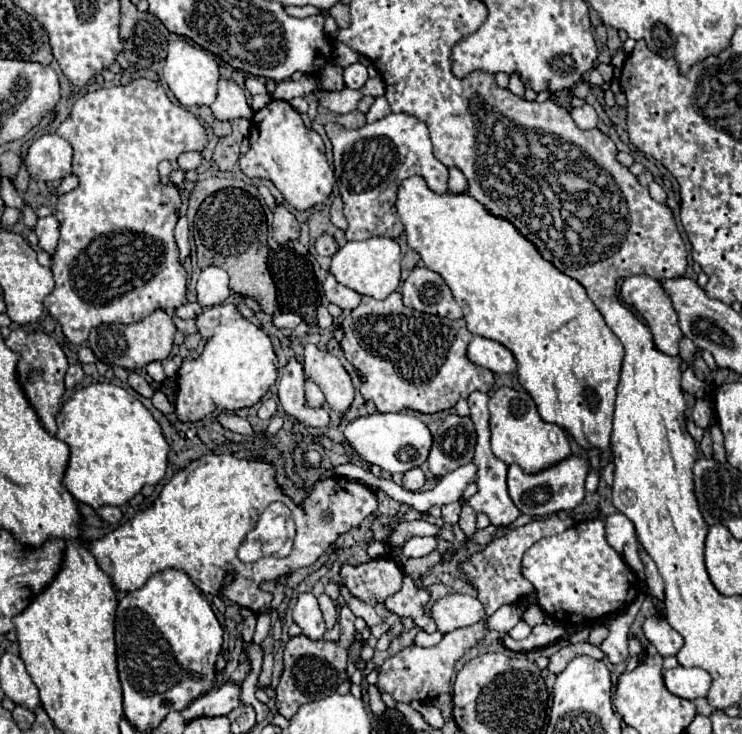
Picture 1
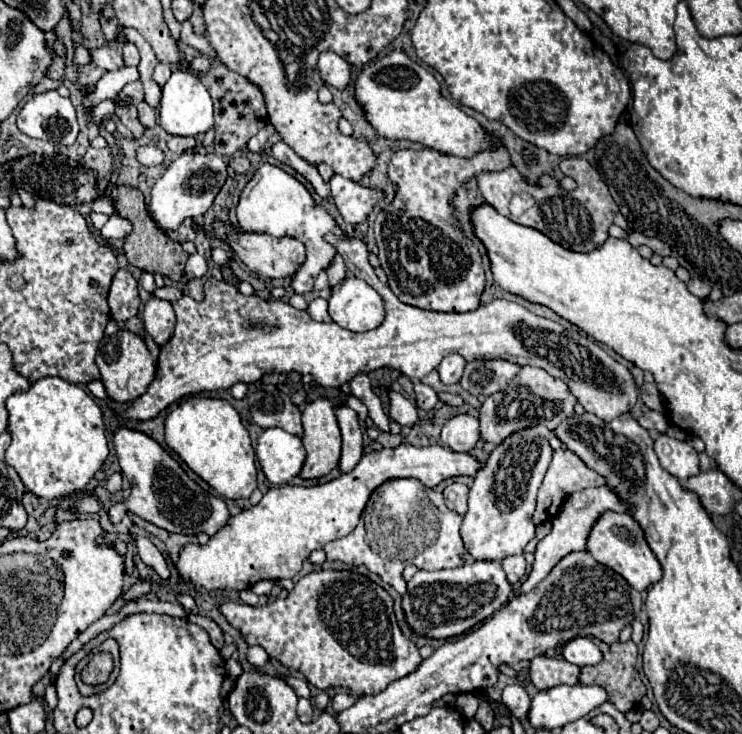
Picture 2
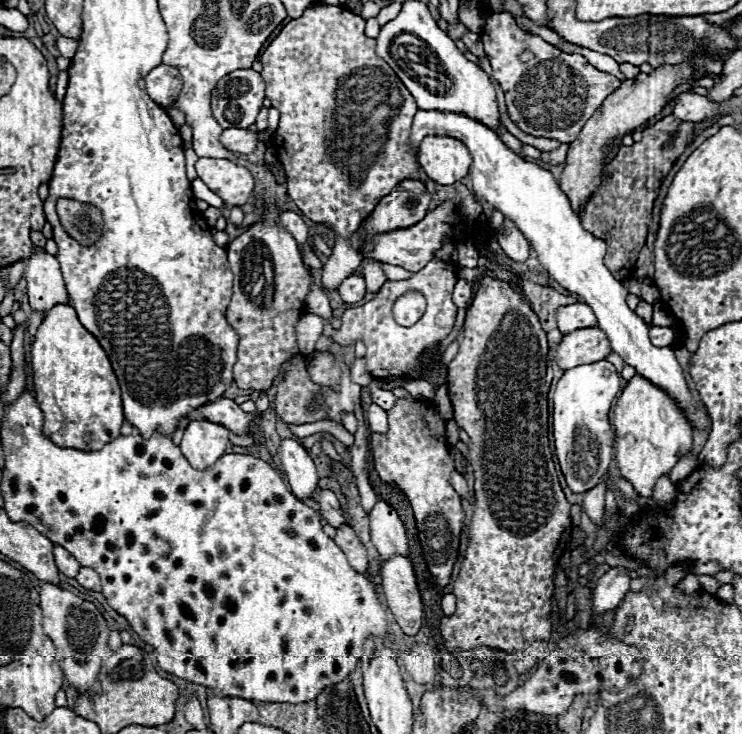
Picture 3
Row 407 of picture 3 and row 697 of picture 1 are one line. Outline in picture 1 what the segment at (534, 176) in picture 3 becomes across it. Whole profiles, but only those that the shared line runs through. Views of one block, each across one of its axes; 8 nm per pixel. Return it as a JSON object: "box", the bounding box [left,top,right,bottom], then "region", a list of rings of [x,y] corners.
{"box":[662,666,712,700],"region":[[[676,666],[672,670],[664,670],[662,672],[664,684],[666,688],[684,700],[694,700],[700,696],[706,696],[712,678],[708,676],[706,670],[702,668],[684,668],[684,666]]]}

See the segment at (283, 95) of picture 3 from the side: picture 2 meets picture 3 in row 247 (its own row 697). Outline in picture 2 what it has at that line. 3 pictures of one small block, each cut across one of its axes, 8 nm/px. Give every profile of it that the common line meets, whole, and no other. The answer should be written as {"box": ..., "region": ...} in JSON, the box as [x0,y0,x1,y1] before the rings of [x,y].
{"box":[332,694,354,712],"region":[[[336,694],[336,696],[332,698],[332,710],[334,710],[334,712],[342,712],[342,710],[350,708],[352,704],[354,704],[354,698],[348,696],[348,694]]]}

